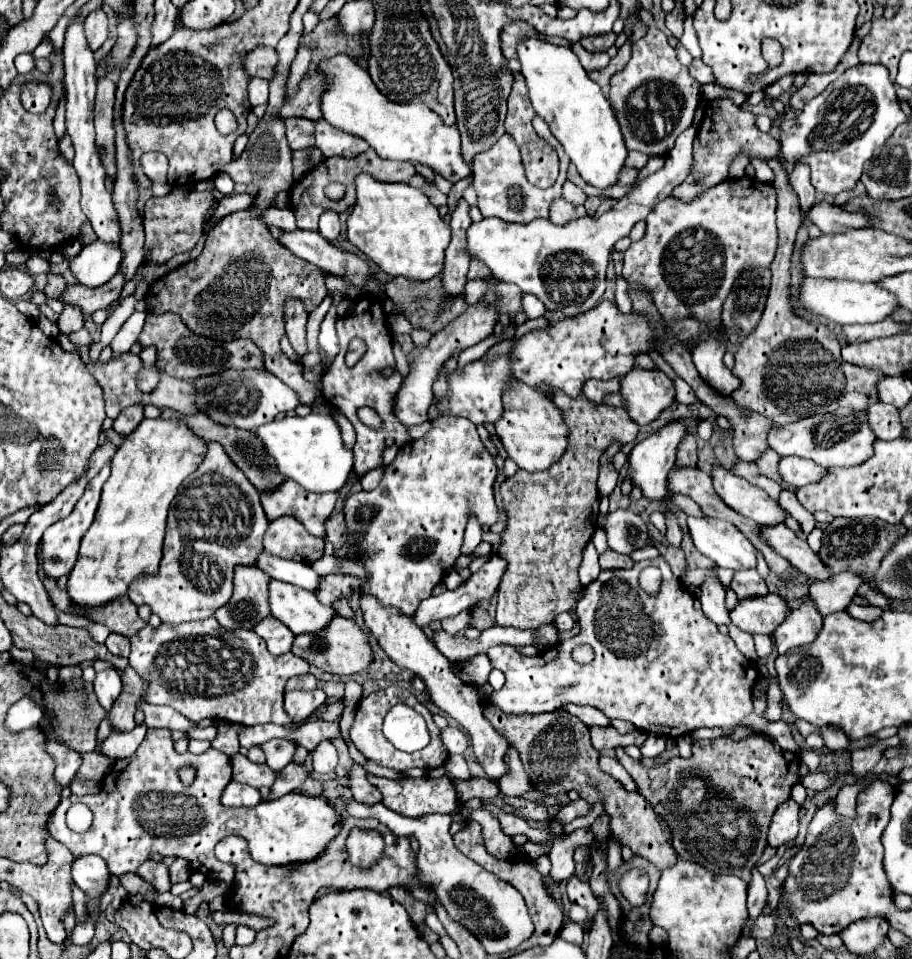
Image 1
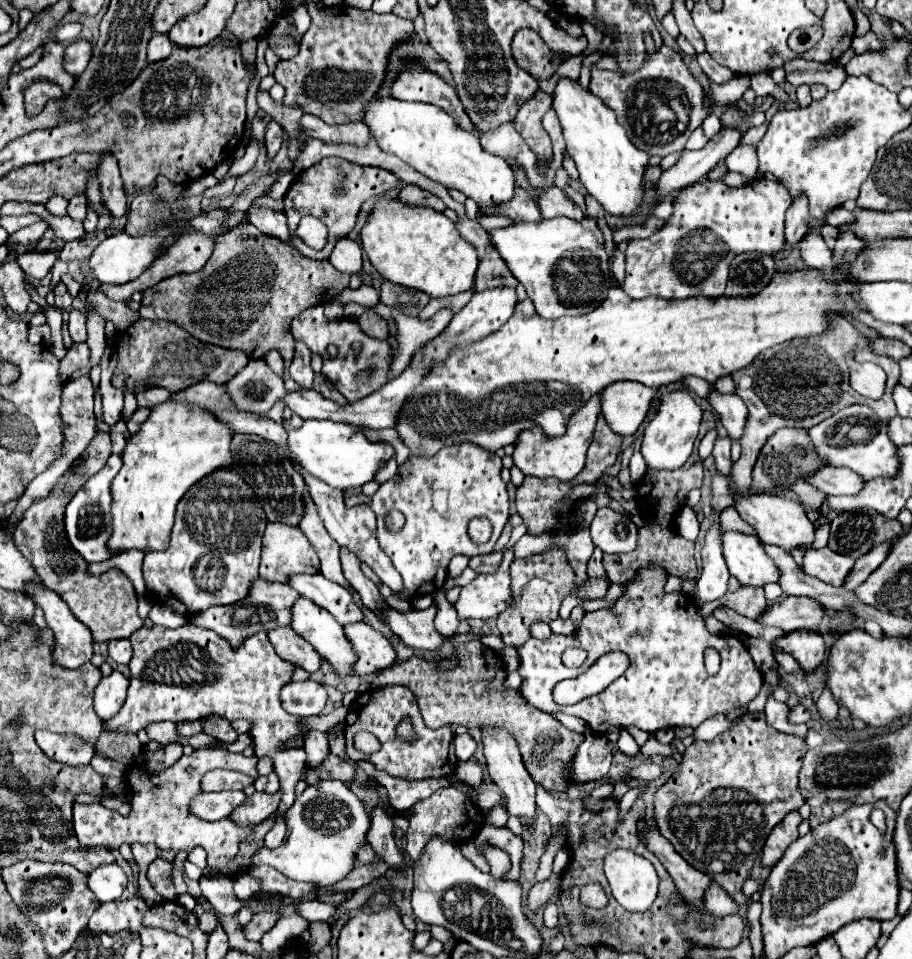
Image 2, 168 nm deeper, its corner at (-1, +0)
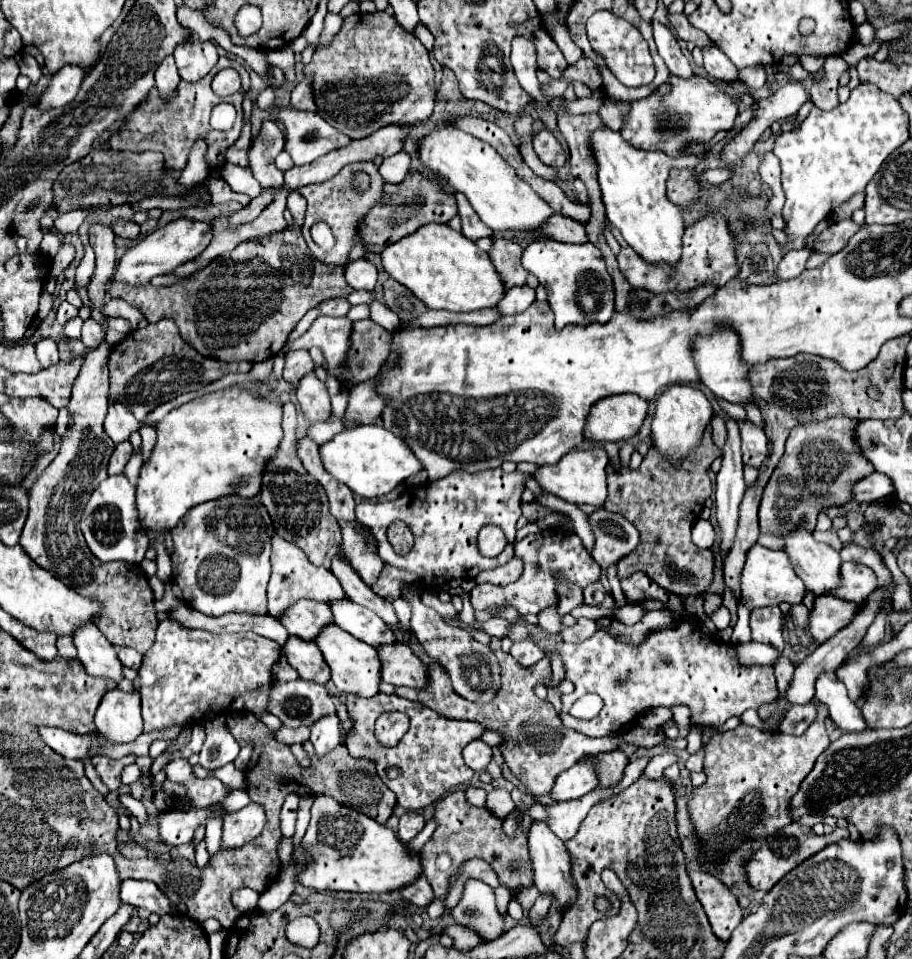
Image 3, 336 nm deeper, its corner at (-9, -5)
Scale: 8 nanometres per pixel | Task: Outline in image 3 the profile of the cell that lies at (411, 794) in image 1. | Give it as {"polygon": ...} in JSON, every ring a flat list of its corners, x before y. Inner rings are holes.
{"polygon":[[454,789,442,799,434,803,434,819,438,823,432,839,422,847,420,859,422,859,422,869,426,879,430,881,434,895,442,897,446,895,448,889,448,877,458,869,458,865,470,857,480,857,486,863,492,865,492,869,498,873,498,879,502,885,510,887,512,891,518,891,522,887,530,887,532,881,532,869,530,869,530,857,526,849,526,831,518,827,514,837,506,837,502,831,502,819,494,817,488,809,470,805,466,801,464,791],[440,857,448,857,450,865,440,867]]}

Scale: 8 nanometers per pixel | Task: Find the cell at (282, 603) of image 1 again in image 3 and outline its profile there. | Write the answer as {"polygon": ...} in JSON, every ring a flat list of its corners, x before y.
{"polygon":[[324,625,316,637,316,645,322,651,328,667,332,669,332,681,342,693,352,693,358,697,374,697,378,693,380,683,380,661,376,649,358,641,338,625]]}

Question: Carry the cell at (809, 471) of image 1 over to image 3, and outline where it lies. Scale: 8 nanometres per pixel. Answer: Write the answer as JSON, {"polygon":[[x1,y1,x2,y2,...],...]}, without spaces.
{"polygon":[[870,473,868,477,852,485,852,501,860,501,860,503,870,503,890,493,894,493,894,487,890,485,888,477,882,477,882,473]]}

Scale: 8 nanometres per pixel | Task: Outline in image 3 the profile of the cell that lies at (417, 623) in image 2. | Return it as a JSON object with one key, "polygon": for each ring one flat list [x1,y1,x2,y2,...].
{"polygon":[[334,555,332,557,332,573,338,577,346,597,350,597,354,603,374,611,388,627,398,627,398,617,392,609,392,605,386,603,386,599,382,599,380,595,376,595,360,577,358,573,350,567,350,563,344,561,344,557]]}

